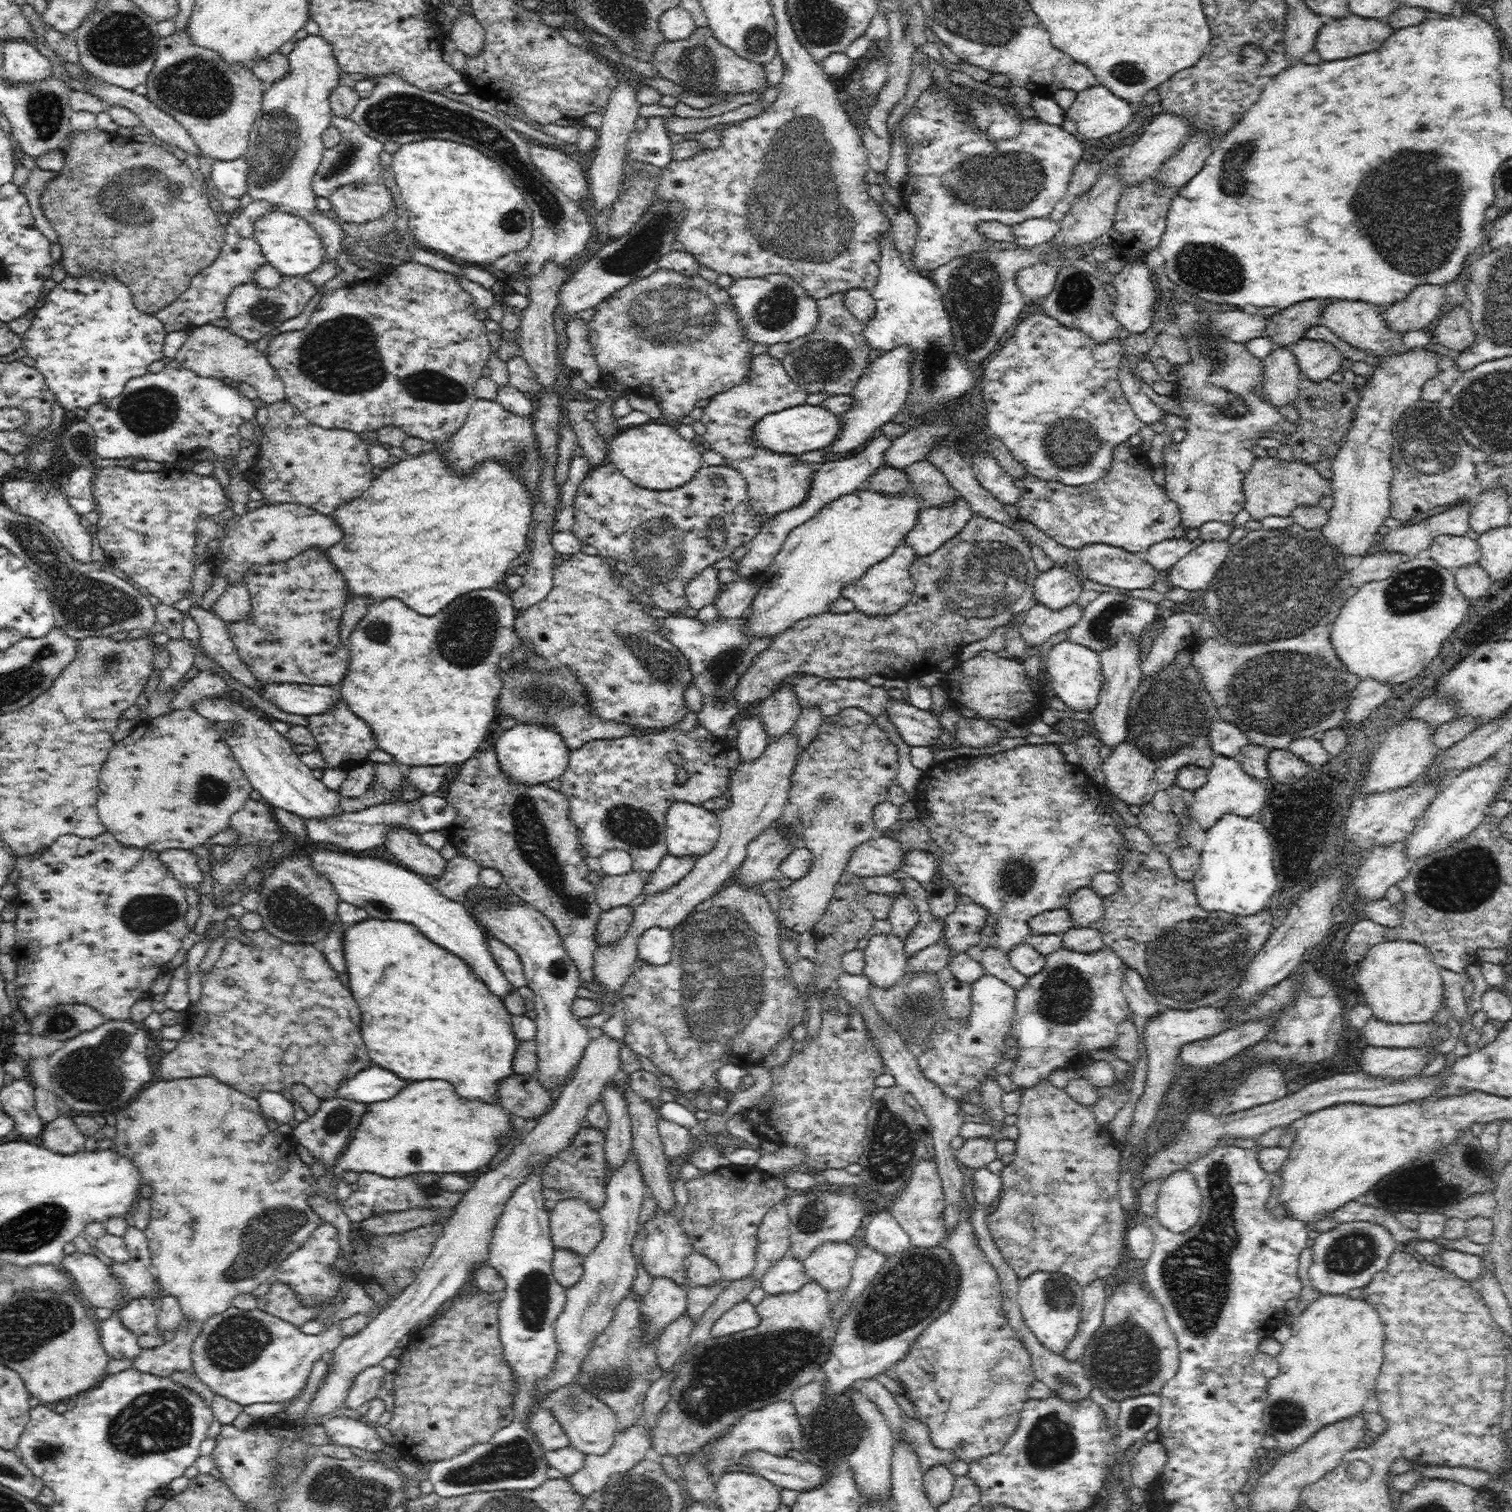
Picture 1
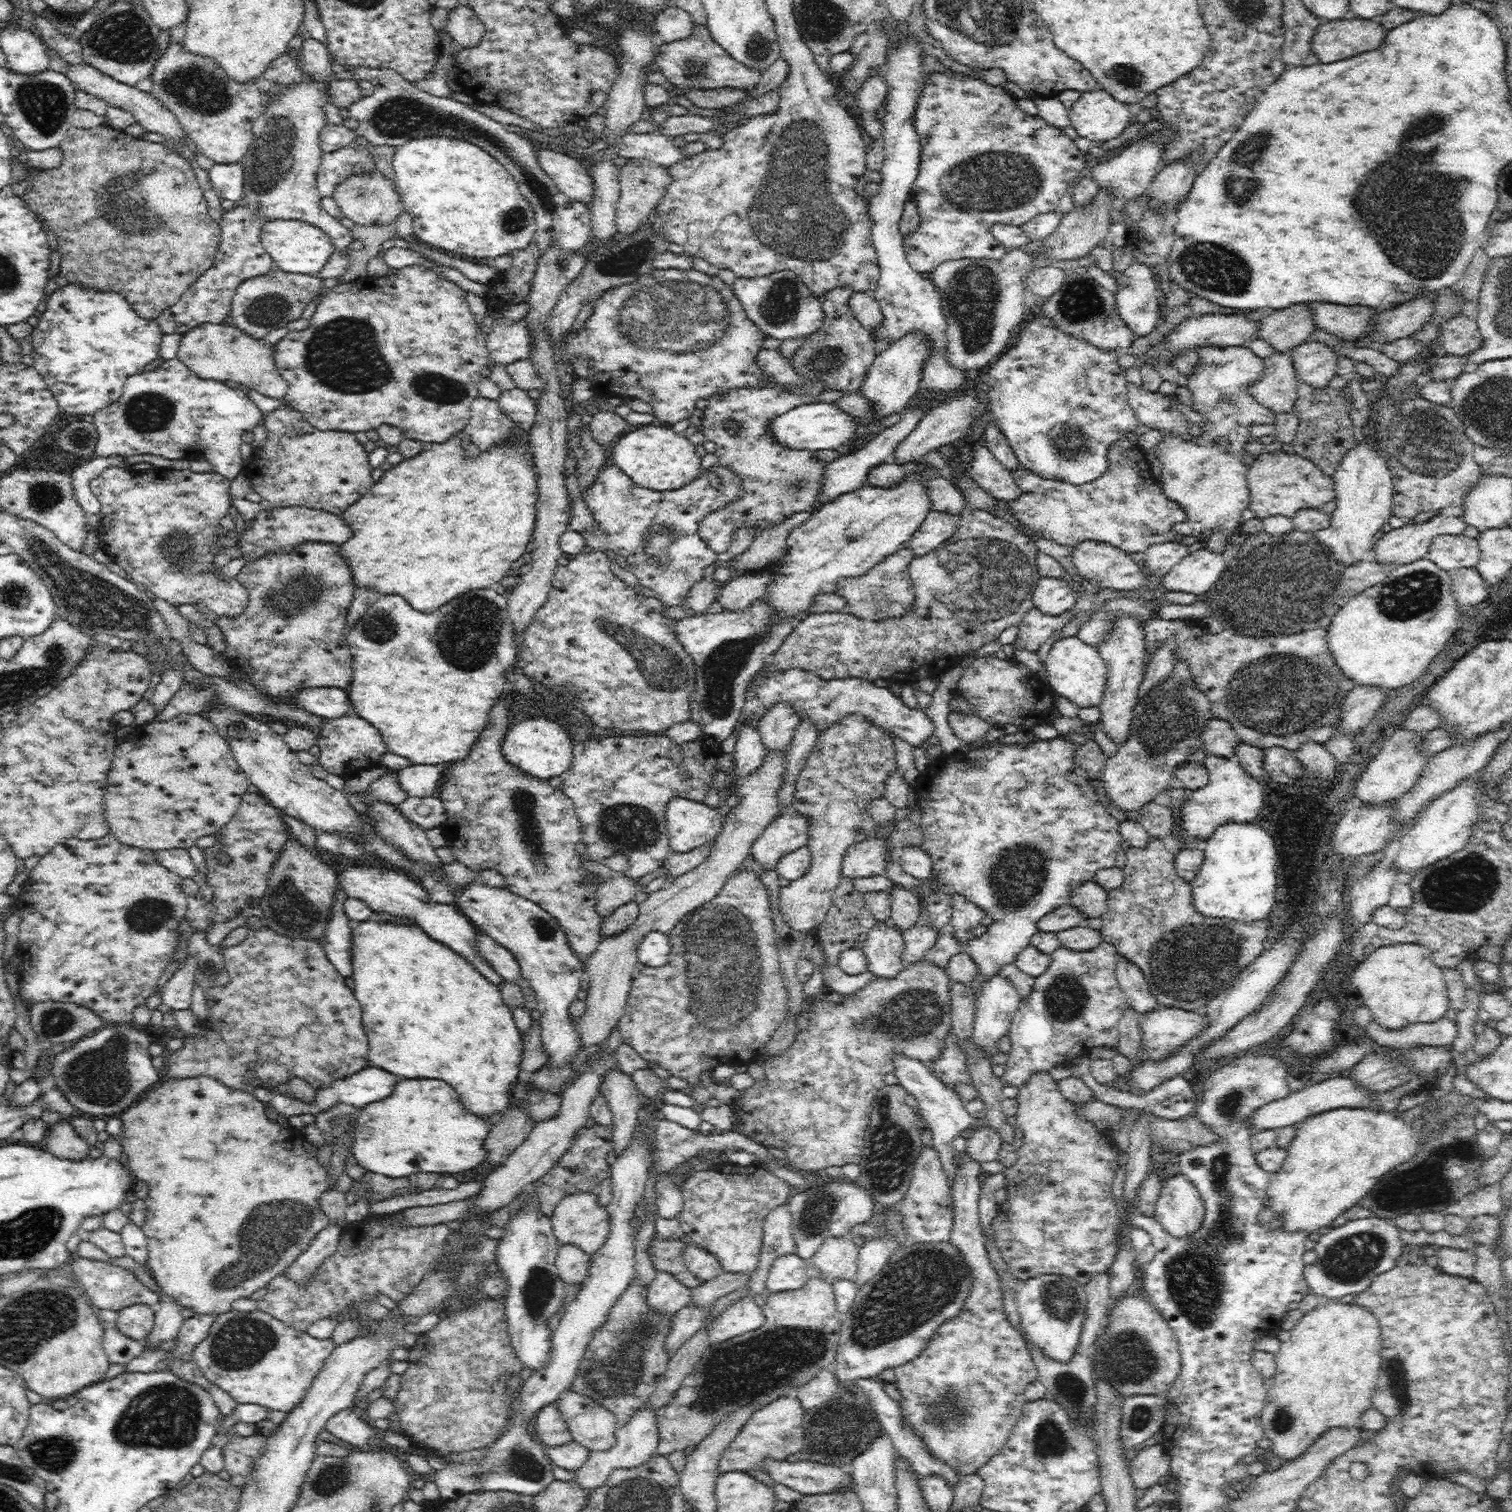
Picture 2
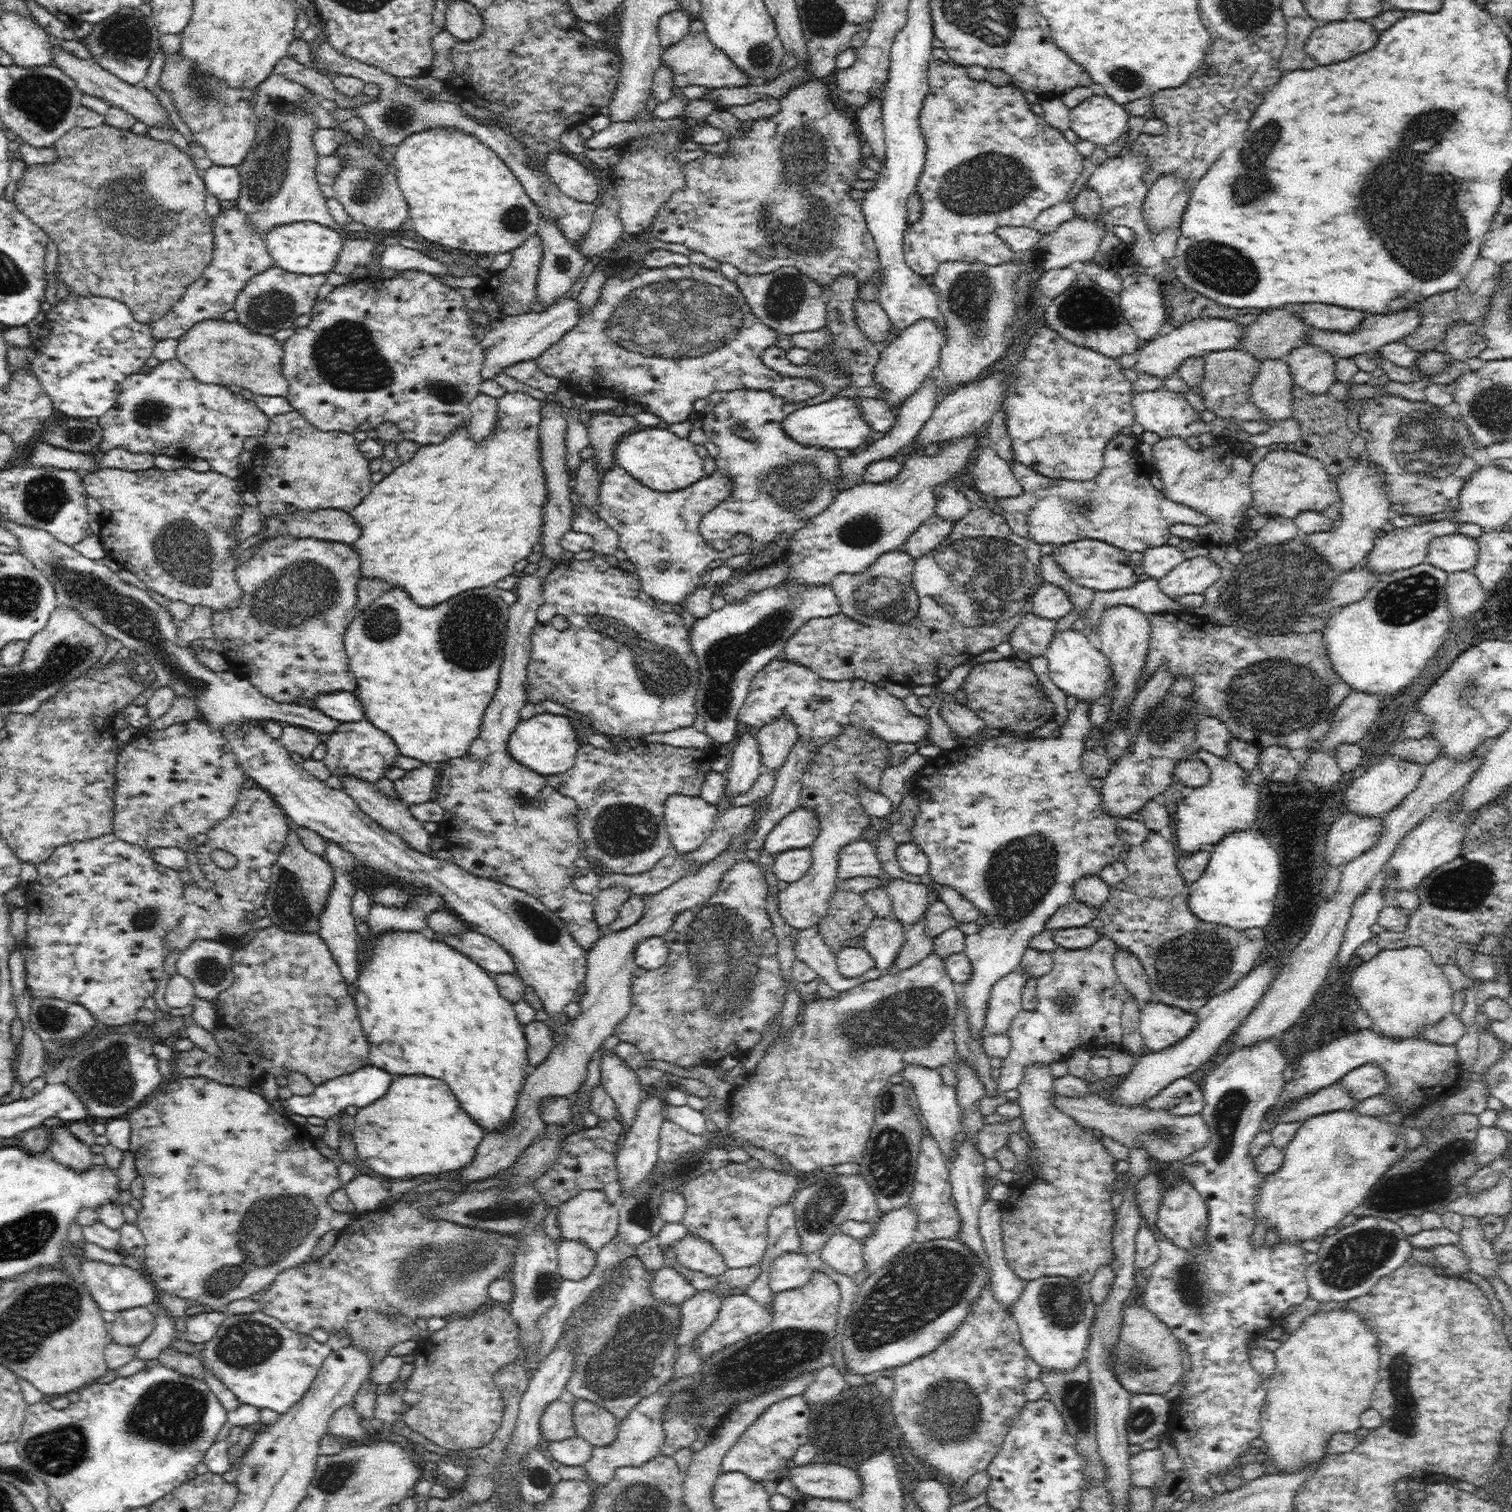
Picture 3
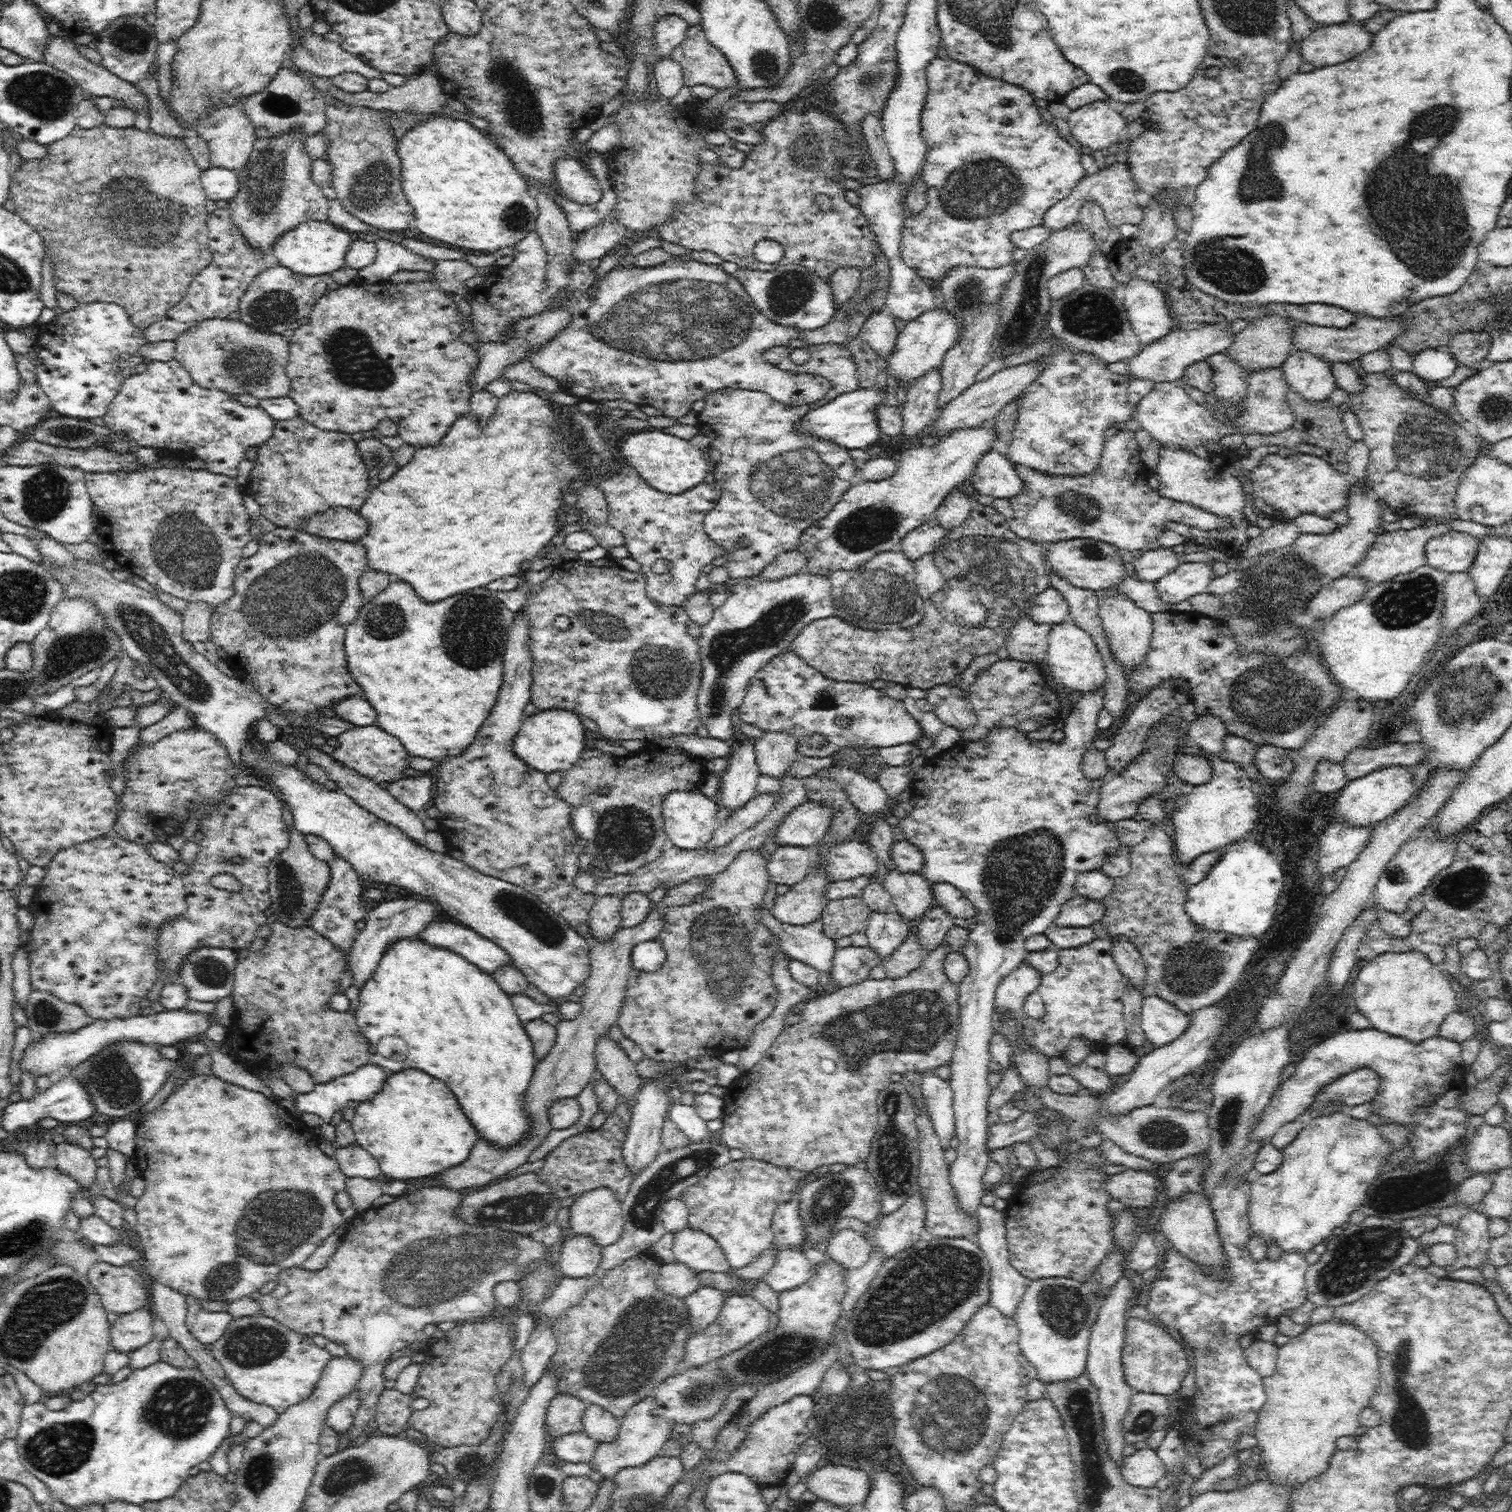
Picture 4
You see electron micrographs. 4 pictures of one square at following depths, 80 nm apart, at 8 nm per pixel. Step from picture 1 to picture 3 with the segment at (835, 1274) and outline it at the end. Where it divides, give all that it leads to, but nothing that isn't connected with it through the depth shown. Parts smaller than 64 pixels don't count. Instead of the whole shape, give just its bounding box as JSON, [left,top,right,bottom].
[820,1231,864,1276]

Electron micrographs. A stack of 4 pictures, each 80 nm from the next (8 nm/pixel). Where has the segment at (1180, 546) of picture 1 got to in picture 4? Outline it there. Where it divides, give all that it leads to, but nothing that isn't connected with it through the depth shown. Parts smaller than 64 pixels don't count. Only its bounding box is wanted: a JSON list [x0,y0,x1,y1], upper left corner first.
[1130,547,1181,581]

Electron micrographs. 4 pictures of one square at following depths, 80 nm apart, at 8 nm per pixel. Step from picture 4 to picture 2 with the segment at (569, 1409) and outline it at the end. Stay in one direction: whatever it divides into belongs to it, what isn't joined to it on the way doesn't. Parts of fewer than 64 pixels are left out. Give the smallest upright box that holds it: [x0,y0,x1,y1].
[533,1403,573,1447]

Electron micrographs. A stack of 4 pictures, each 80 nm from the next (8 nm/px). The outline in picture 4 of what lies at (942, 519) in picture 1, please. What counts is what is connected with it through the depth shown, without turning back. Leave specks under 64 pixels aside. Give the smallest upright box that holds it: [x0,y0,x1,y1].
[899,518,950,561]

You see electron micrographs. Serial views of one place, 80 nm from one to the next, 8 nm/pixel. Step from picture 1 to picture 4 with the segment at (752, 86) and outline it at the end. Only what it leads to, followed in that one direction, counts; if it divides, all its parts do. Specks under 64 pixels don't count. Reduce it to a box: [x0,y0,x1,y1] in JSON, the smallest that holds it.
[672,25,735,90]

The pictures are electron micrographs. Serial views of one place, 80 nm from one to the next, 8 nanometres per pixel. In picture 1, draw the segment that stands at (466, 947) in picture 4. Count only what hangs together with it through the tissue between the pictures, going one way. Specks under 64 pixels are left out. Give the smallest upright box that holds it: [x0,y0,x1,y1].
[488,936,527,990]

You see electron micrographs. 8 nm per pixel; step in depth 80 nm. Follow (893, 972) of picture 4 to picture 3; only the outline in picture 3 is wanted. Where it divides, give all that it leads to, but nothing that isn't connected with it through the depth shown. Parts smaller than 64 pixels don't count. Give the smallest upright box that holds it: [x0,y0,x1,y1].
[892,918,934,972]

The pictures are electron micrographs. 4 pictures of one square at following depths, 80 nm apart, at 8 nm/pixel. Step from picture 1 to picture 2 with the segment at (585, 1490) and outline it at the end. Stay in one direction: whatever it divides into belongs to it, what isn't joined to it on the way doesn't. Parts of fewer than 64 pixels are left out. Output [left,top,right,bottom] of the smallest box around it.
[574,1403,658,1492]

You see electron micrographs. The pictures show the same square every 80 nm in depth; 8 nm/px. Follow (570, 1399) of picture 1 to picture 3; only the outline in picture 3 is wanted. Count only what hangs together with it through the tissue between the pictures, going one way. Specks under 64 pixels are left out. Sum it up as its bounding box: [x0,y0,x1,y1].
[572,1398,620,1446]

